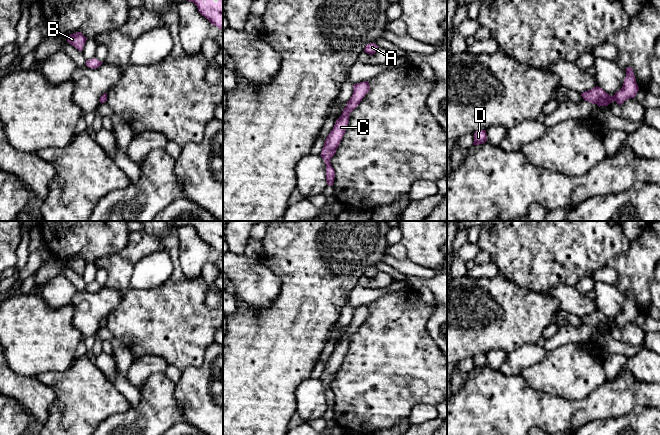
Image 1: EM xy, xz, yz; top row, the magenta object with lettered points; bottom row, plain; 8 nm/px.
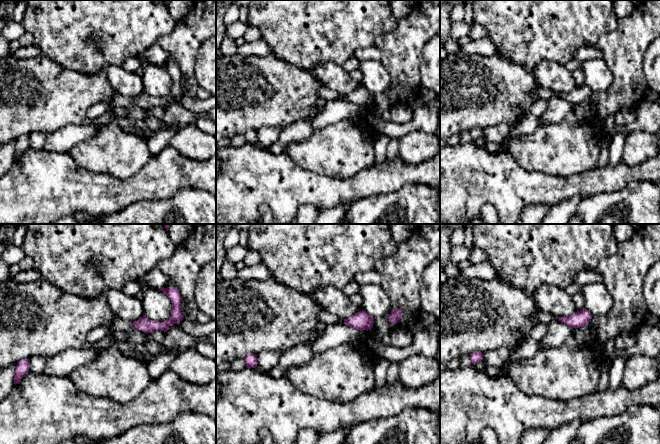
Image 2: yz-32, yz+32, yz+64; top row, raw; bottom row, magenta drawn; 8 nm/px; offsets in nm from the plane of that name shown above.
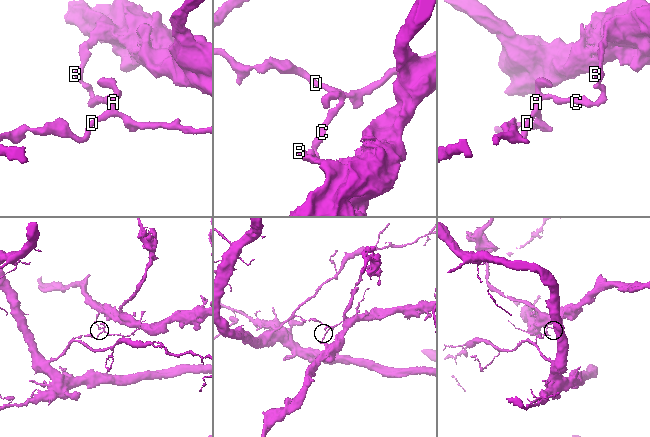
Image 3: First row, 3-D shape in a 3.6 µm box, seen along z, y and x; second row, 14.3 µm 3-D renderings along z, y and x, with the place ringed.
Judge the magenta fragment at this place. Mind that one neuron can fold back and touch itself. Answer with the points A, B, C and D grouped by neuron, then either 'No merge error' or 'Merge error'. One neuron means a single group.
Groups: A C D / B. Merge error

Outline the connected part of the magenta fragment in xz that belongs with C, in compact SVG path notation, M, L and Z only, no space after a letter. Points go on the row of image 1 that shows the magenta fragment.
M360 82L353 85L353 94L349 101L347 102L346 107L344 108L342 115L336 120L336 123L333 129L330 131L327 136L323 149L321 151L321 157L323 158L326 166L331 165L330 160L335 155L338 146L345 134L349 123L350 113L357 108L359 103L369 92L370 86L369 82Z

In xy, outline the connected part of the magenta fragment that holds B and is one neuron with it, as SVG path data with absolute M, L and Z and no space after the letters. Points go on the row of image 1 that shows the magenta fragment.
M76 32L68 36L67 42L82 52L87 38L81 33Z

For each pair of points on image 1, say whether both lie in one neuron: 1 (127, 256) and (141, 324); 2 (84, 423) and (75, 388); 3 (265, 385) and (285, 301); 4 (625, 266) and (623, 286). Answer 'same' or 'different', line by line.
1: same
2: same
3: same
4: same

